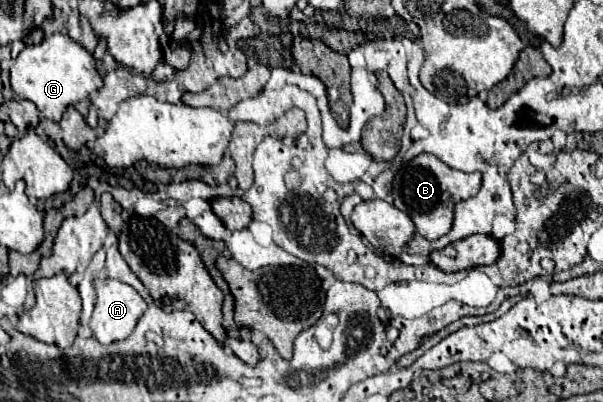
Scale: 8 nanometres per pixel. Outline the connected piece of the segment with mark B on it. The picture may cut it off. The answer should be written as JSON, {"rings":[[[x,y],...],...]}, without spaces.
{"rings":[[[421,153],[397,169],[391,195],[393,205],[411,217],[411,221],[417,227],[417,233],[421,233],[425,239],[439,239],[451,229],[455,203],[477,195],[479,187],[481,187],[481,175],[477,171],[463,173],[451,169],[431,153]]]}

